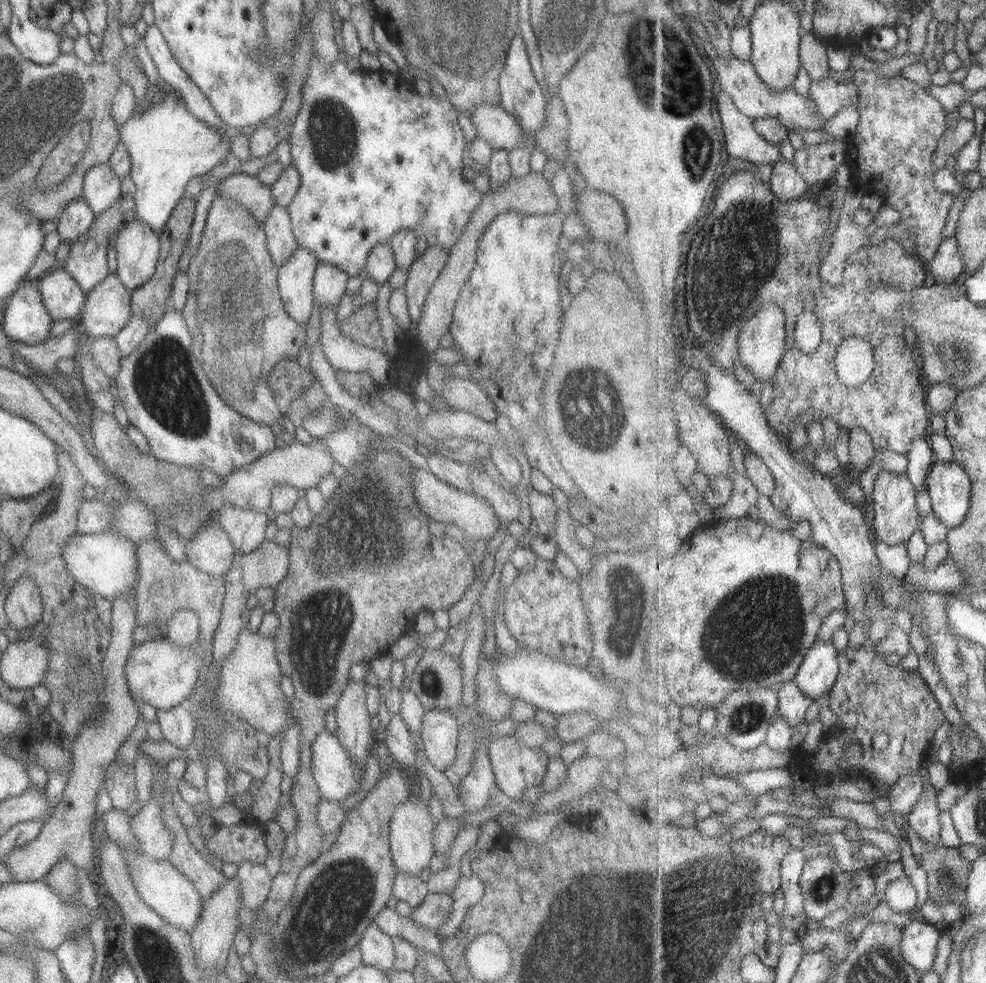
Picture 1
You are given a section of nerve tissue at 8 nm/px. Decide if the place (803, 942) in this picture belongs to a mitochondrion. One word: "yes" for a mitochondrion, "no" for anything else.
no

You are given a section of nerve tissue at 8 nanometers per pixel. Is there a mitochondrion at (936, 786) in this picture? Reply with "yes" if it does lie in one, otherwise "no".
no

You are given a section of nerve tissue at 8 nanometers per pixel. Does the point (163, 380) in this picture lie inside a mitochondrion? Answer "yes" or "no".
yes

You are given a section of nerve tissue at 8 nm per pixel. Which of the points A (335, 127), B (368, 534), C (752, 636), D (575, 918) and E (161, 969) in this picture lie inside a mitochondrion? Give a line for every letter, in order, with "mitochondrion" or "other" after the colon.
A: mitochondrion
B: mitochondrion
C: mitochondrion
D: mitochondrion
E: mitochondrion

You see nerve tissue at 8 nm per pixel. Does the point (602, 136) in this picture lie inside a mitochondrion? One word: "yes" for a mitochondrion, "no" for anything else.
no

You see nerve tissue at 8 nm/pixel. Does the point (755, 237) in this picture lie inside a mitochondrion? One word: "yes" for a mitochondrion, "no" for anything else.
yes

